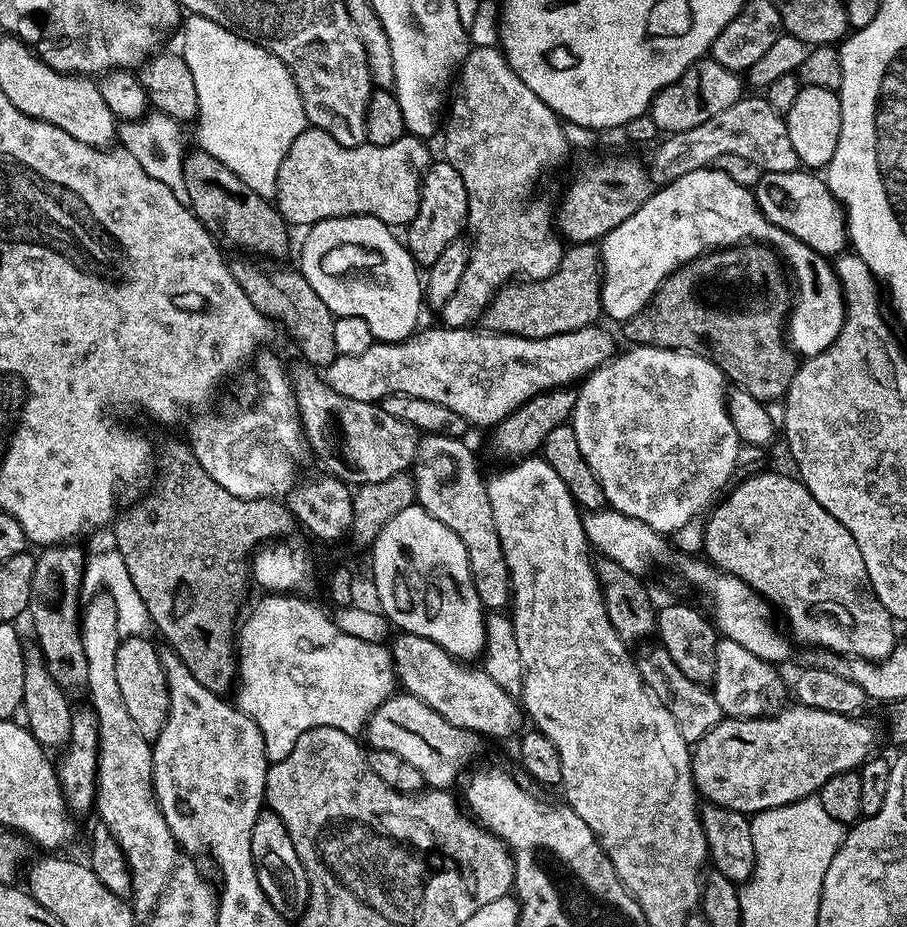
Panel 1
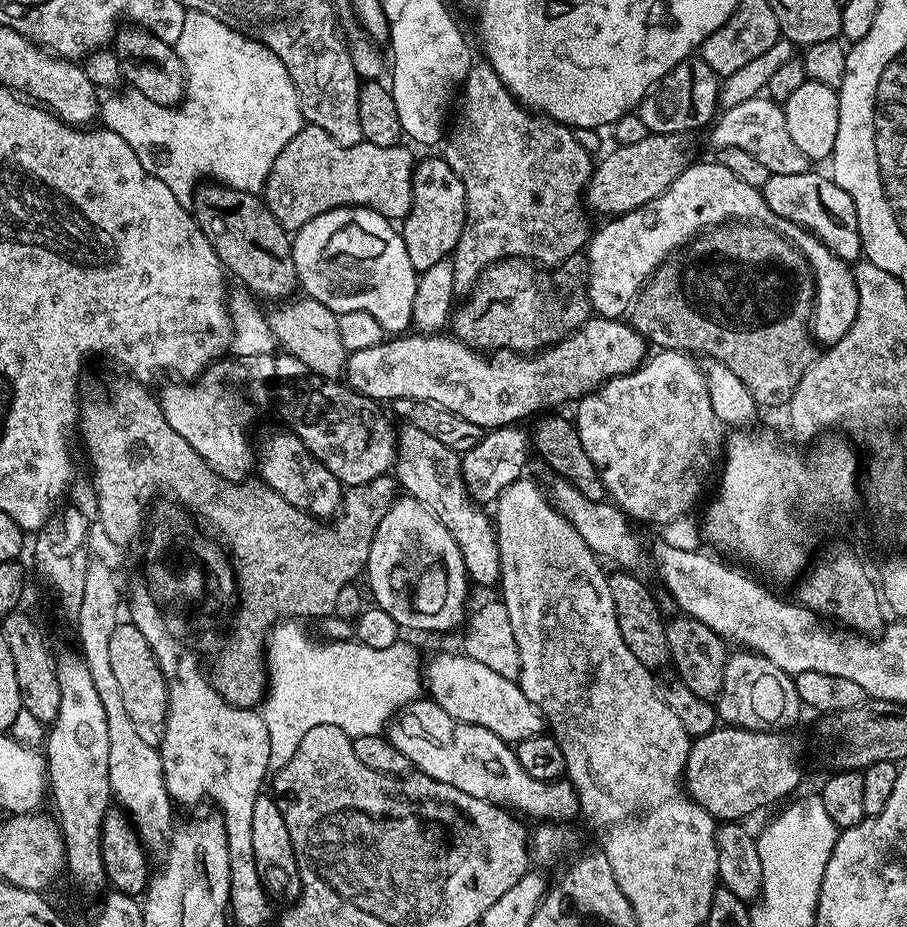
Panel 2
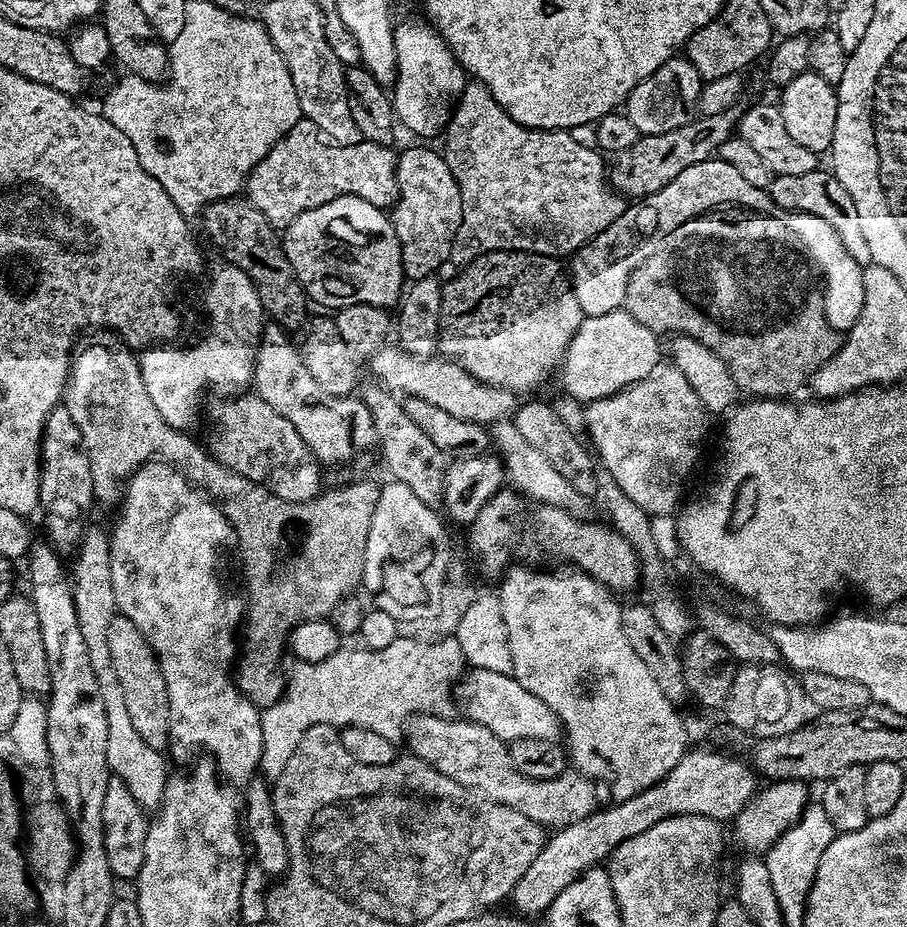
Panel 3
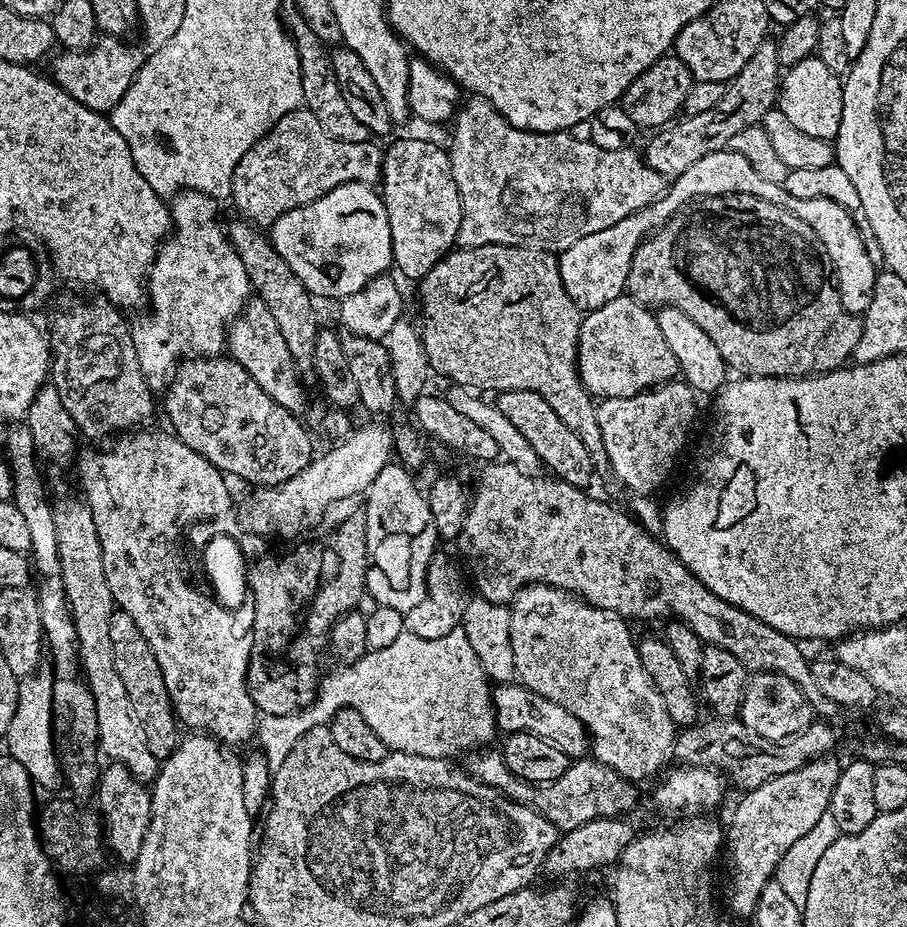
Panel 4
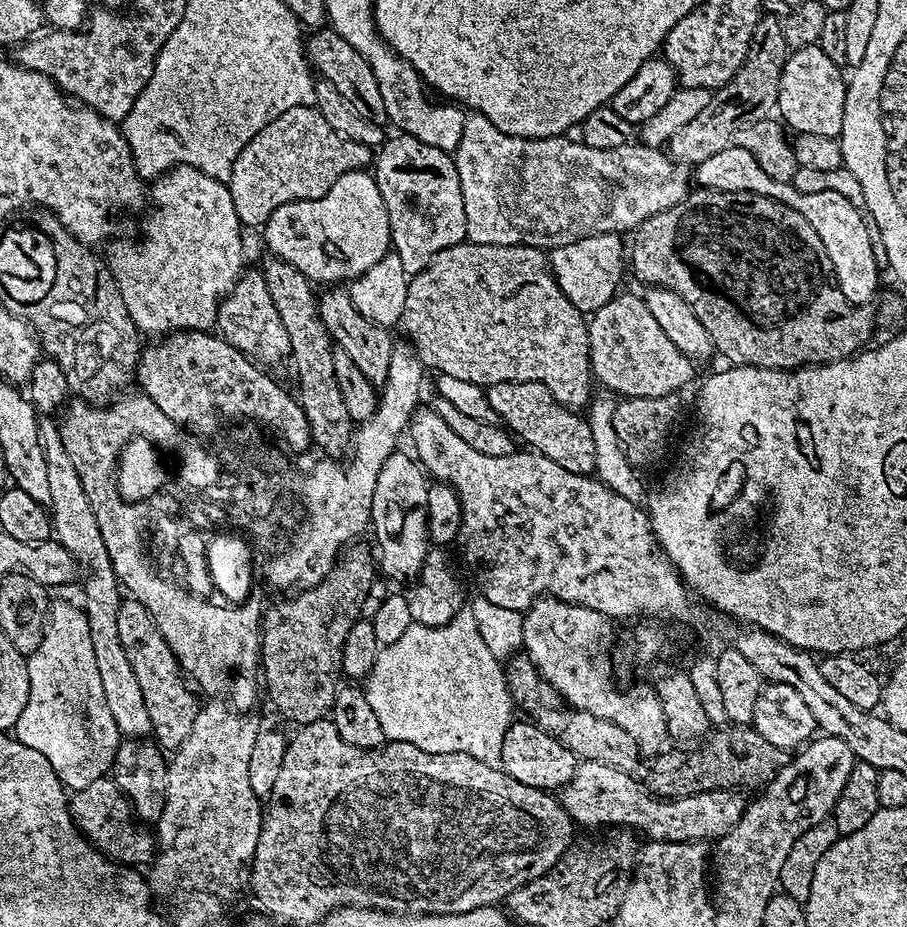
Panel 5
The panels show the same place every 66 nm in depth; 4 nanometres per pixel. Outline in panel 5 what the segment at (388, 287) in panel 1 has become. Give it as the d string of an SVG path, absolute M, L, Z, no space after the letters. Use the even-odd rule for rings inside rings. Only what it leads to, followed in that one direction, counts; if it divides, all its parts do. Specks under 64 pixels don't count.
M334 187L322 198L278 206L262 226L268 252L296 267L311 282L325 280L323 283L328 286L351 282L389 255L392 248L386 202L382 202L379 194L363 196L344 187Z

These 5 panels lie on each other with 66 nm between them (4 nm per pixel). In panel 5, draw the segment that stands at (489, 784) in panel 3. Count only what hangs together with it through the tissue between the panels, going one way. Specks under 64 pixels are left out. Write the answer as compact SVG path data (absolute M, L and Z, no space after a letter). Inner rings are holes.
M580 760L574 776L559 789L558 799L573 825L586 824L592 828L598 824L616 824L612 826L645 832L649 841L715 842L734 830L738 818L744 813L746 796L740 790L715 788L709 792L679 796L677 800L665 800L653 796L634 777L632 772L624 772L601 760Z

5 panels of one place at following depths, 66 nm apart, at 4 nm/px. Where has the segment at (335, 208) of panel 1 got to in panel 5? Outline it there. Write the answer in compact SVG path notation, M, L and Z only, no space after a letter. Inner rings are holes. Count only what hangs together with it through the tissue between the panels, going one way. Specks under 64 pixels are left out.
M299 104L278 114L278 118L254 134L242 154L238 154L226 183L241 225L259 229L278 206L295 200L322 198L322 194L343 181L340 180L343 176L367 164L369 167L373 160L373 149L338 134L314 106Z

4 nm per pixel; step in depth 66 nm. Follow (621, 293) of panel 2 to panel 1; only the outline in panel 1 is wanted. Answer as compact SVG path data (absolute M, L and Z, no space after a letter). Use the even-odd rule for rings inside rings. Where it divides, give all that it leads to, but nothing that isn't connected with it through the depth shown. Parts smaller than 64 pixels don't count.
M714 166L690 170L690 174L682 174L677 180L657 187L652 197L642 202L622 226L614 226L599 241L603 315L617 322L634 318L674 270L706 252L749 242L773 249L794 281L794 299L786 321L786 339L792 351L800 358L822 354L838 338L844 321L844 295L835 267L806 246L806 242L771 224L762 214L753 189L738 186L738 182Z

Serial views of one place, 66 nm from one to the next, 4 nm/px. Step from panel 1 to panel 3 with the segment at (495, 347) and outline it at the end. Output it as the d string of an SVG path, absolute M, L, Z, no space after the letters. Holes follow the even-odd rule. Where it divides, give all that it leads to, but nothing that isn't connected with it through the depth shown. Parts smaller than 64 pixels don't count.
M629 312L585 316L578 326L558 369L563 391L581 402L591 402L614 394L627 384L646 378L661 363L657 333L651 332ZM381 346L371 353L371 375L394 393L403 394L405 397L417 396L426 402L434 402L434 406L447 410L449 414L482 425L511 417L518 407L517 393L509 388L492 388L489 384L481 384L478 378L471 376L455 360L449 360L440 354L421 358L411 356L399 346L388 347Z

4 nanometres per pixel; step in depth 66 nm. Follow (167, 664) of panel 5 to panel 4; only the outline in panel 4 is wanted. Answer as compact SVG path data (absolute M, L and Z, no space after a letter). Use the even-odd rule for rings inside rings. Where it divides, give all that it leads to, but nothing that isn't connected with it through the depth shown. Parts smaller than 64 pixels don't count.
M113 611L110 622L110 642L114 646L118 674L126 682L126 694L132 703L132 710L140 719L140 725L146 734L146 746L150 746L156 759L163 762L174 751L178 743L178 735L176 736L178 717L173 709L172 699L168 696L166 682L160 673L160 666L146 638L135 625L134 618L126 612Z

